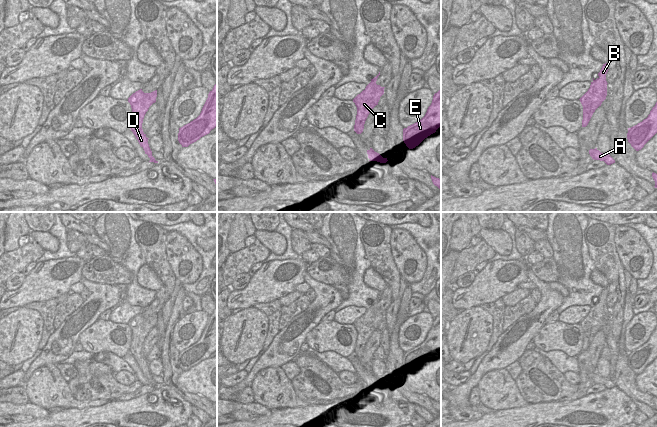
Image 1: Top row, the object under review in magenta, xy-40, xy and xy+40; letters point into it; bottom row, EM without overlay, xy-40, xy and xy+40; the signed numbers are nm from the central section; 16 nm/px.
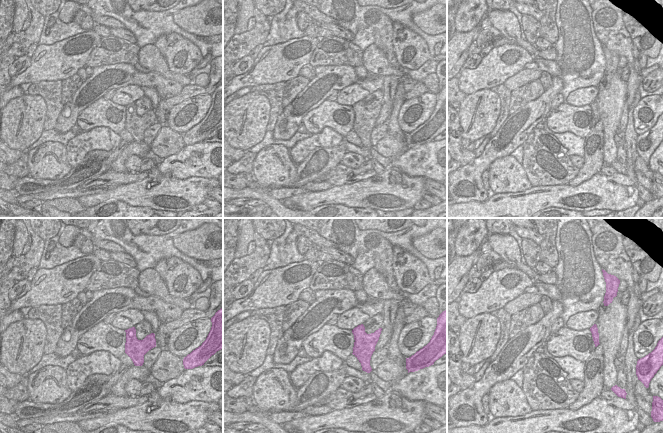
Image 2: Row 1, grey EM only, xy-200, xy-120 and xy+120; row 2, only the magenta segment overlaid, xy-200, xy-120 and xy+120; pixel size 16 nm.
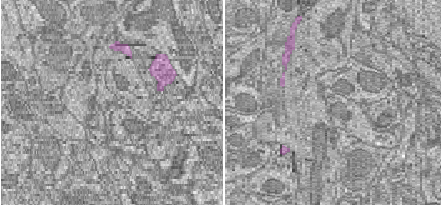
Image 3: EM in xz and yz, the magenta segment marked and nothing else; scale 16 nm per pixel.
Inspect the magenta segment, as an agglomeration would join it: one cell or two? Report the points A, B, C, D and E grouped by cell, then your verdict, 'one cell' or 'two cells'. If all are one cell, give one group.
A B C D / E; two cells

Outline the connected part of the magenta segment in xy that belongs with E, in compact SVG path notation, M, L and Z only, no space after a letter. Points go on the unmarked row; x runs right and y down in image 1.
M441 312L434 318L425 340L403 353L403 365L409 373L418 370L441 350Z

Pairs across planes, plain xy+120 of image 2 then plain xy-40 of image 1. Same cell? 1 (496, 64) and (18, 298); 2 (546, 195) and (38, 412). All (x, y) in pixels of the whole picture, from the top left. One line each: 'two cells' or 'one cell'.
1: one cell
2: two cells

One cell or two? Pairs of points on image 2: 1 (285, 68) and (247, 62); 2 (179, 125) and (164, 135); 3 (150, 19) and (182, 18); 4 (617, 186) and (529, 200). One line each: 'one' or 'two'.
1: two
2: two
3: two
4: one

